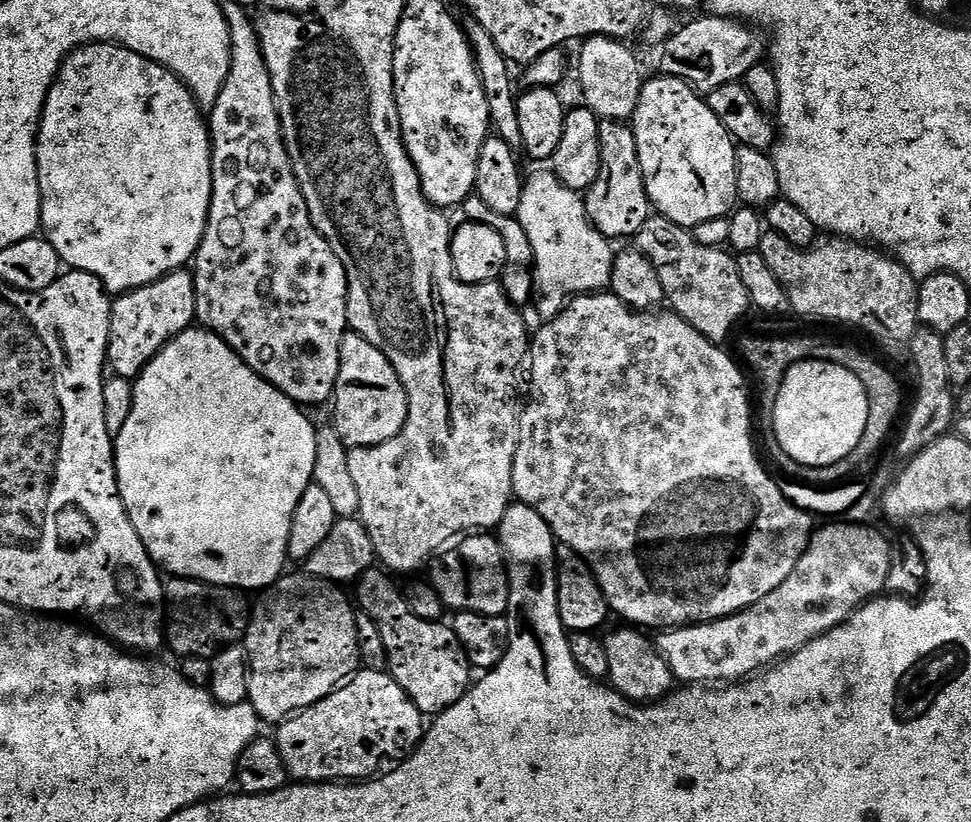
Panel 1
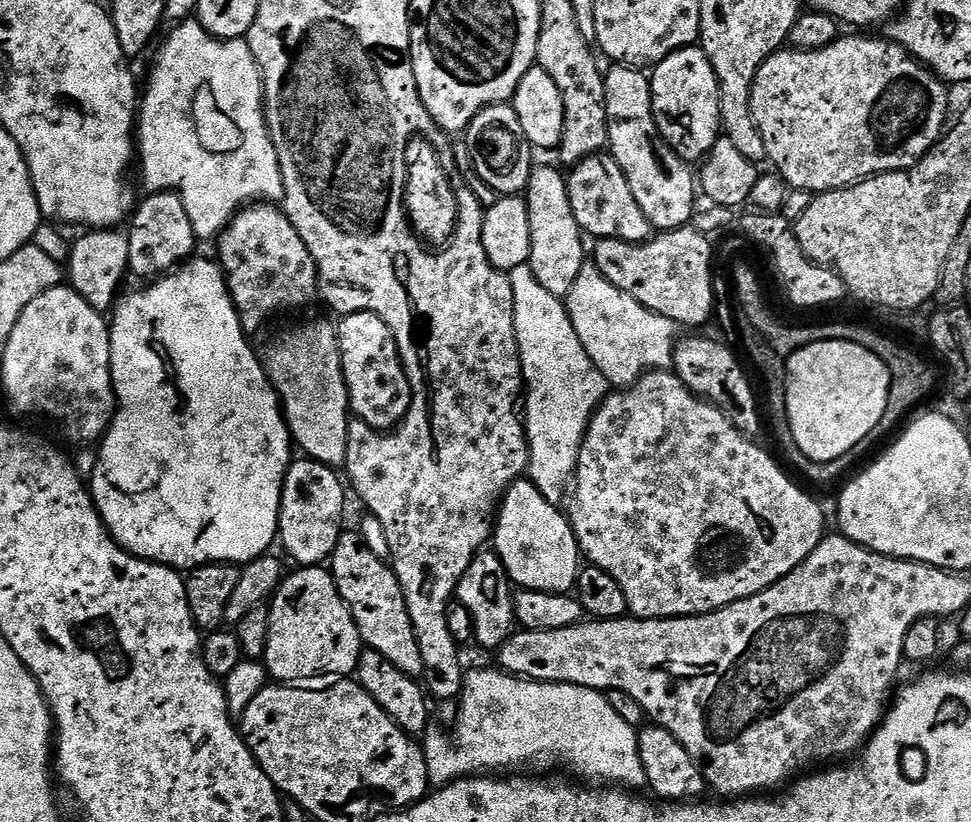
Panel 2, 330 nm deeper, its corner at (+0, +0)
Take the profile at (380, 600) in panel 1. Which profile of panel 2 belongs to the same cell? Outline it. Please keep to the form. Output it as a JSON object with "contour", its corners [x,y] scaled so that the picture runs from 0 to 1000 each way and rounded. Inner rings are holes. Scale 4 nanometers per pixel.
{"contour":[[[351,646],[350,657],[340,678],[340,695],[346,704],[352,727],[358,734],[358,741],[363,743],[372,780],[378,787],[389,791],[393,800],[402,800],[402,805],[406,805],[406,810],[410,810],[410,815],[418,821],[436,824],[438,816],[435,794],[410,703],[403,690],[396,682],[390,681],[385,669],[381,669],[381,664],[377,664],[370,646]]]}

